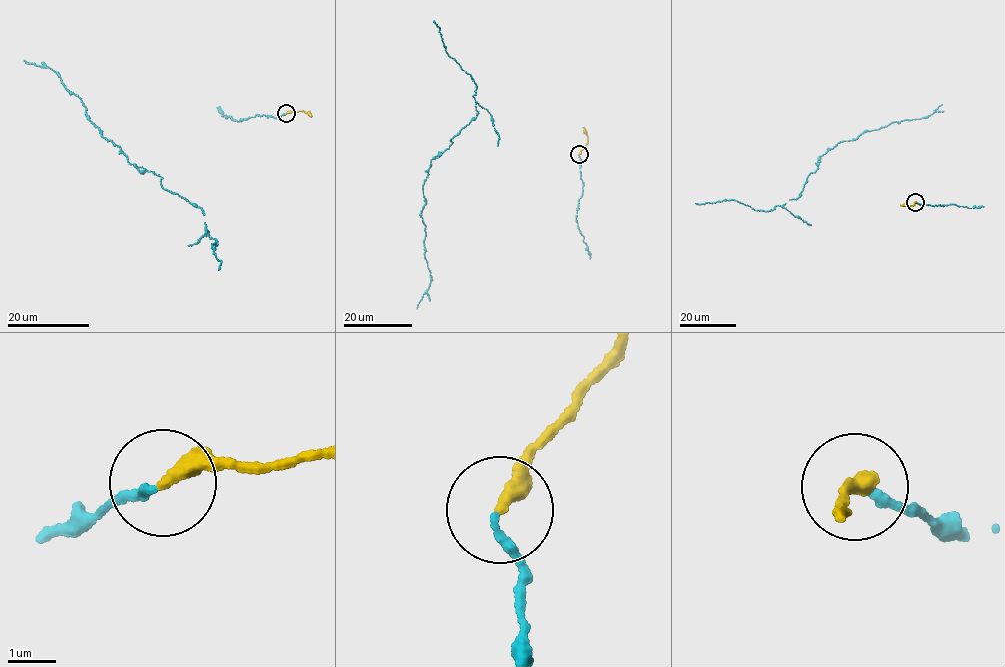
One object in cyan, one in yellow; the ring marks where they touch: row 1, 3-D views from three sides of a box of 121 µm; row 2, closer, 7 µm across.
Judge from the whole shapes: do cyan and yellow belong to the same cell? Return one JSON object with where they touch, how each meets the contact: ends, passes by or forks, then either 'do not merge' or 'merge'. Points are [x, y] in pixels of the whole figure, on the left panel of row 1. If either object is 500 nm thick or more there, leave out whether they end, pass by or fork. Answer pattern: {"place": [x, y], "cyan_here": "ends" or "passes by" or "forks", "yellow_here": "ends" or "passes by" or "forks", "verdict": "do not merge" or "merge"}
{"place": [286, 113], "cyan_here": "ends", "yellow_here": "ends", "verdict": "merge"}

